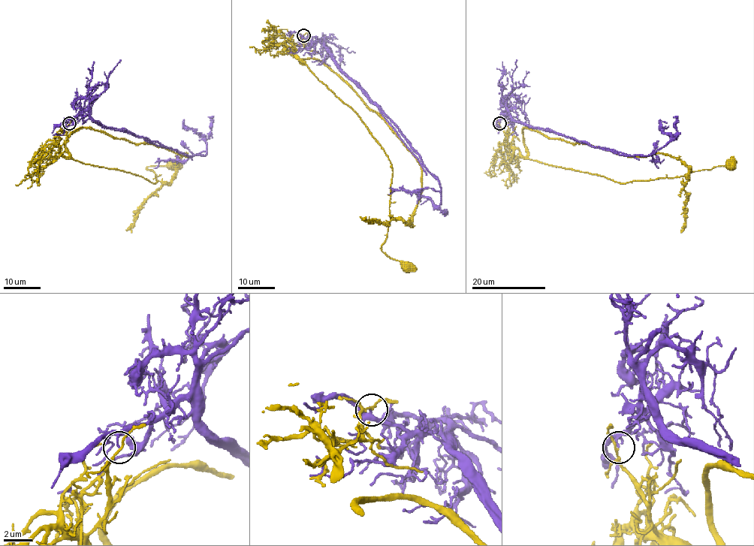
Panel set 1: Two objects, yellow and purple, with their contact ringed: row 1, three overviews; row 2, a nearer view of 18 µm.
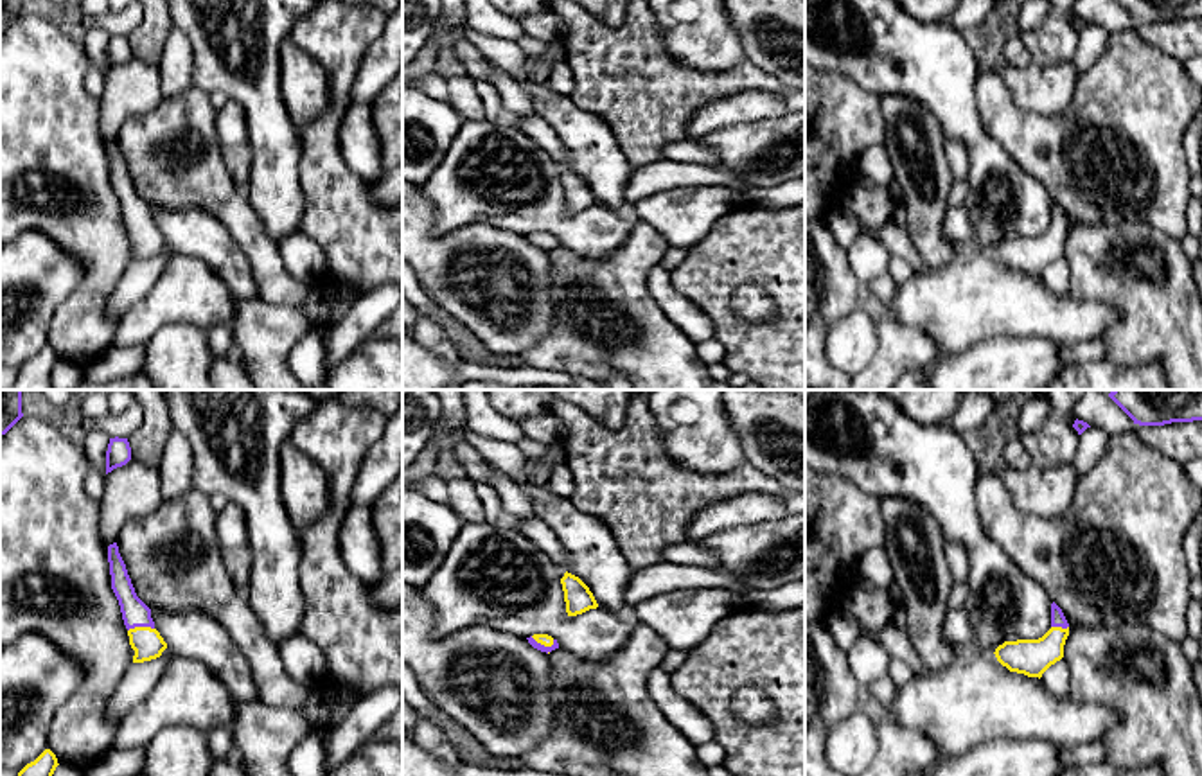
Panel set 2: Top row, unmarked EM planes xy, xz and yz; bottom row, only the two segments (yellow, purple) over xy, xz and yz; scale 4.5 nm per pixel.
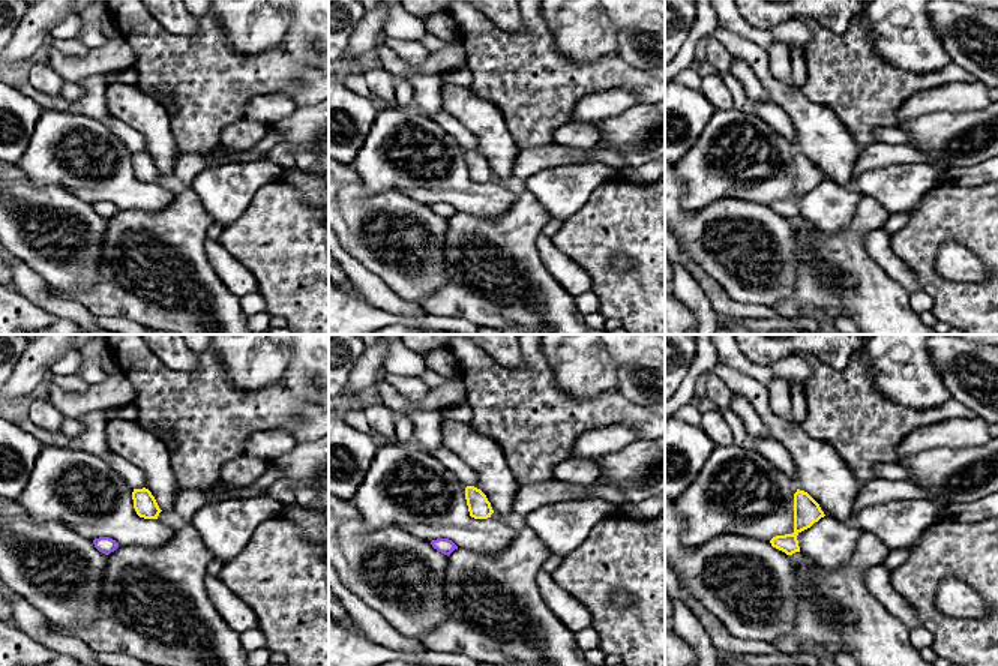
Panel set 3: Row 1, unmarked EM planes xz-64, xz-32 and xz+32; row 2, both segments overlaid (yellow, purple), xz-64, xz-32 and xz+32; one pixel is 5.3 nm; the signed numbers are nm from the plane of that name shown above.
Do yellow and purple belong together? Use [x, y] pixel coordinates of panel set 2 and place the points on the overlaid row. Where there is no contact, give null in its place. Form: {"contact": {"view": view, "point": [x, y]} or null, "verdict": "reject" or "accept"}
{"contact": {"view": "xy", "point": [141, 627]}, "verdict": "reject"}

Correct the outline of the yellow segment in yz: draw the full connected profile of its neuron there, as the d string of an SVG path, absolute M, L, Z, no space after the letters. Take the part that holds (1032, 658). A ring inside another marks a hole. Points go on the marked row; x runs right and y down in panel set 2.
M1051 627L1038 639L1004 641L995 648L997 661L1010 672L1028 677L1042 677L1042 674L1064 657L1064 645L1069 627Z

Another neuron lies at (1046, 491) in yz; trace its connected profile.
M1033 463L1026 471L1003 467L990 472L1004 483L1022 512L1042 517L1062 514L1069 507L1078 481L1073 463L1058 467Z

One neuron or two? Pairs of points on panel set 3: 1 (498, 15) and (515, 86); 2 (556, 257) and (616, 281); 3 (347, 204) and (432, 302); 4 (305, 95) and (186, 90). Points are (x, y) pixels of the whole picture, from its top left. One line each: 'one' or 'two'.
1: two
2: two
3: two
4: one

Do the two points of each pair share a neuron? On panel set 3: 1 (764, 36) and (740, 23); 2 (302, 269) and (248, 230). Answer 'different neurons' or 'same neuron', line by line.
1: same neuron
2: same neuron

